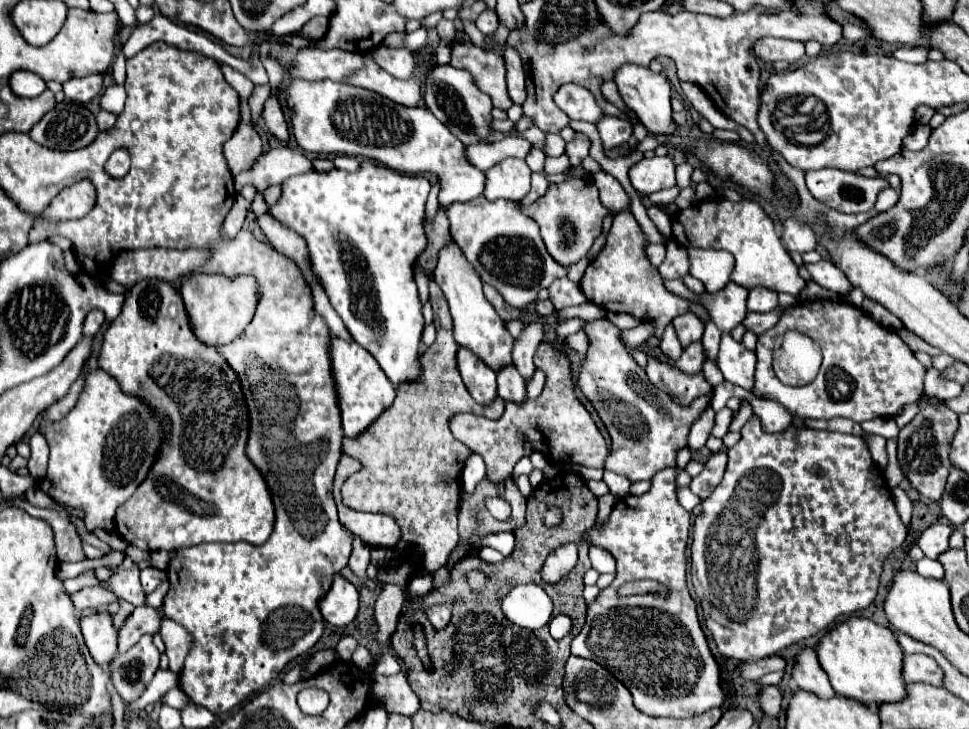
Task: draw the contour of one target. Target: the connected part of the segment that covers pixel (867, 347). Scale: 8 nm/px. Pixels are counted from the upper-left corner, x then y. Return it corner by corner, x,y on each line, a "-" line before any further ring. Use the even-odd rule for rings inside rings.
812,301
792,305
784,311
778,325
758,337
758,365
754,375
752,393
762,399
776,401
788,409
792,417
806,419
832,419
846,417
856,423
876,417
894,417
904,405
918,403
924,393
926,369
914,357
910,347
892,329
884,329
870,315
850,303
-
786,331
808,335
822,347
822,367
818,377
804,387
784,385
770,367
774,341

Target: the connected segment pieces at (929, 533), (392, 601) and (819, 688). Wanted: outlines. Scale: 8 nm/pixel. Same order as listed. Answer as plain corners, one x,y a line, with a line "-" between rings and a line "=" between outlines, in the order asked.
930,525
928,529
924,529
924,533
918,539
918,547
924,551
926,557
936,559
940,553
944,553
948,549
948,537
952,533
950,525
=
384,585
382,587
382,593
378,595
376,605
374,605
374,617
378,623
378,631
376,631
374,639
378,645
390,643
390,635
394,633
402,603
404,603
402,589
398,589
396,585
=
812,647
800,649
800,653
796,657
796,665
792,669
792,679
796,681
796,685
800,689
808,689
822,699
836,695
830,681
828,681
828,675
820,667
816,651

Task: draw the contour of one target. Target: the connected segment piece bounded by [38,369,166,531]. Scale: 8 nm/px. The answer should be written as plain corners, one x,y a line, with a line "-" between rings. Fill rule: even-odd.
92,369
84,375
84,389
68,415
60,421
40,421
38,425
50,445
48,473
40,487
52,499
84,511
88,531
96,527
114,529
114,513
144,481
164,429
150,407
136,397
124,395
108,373

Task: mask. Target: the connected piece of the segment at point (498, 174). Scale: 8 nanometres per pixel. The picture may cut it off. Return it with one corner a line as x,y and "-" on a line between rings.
504,159
486,171
486,191
488,201
510,199
520,203
530,191
530,175
524,159

